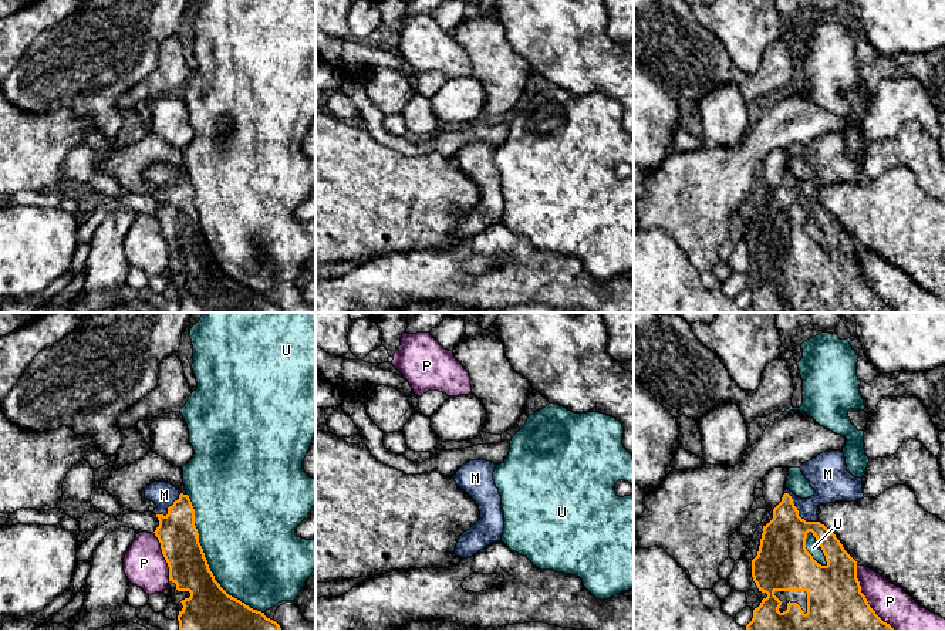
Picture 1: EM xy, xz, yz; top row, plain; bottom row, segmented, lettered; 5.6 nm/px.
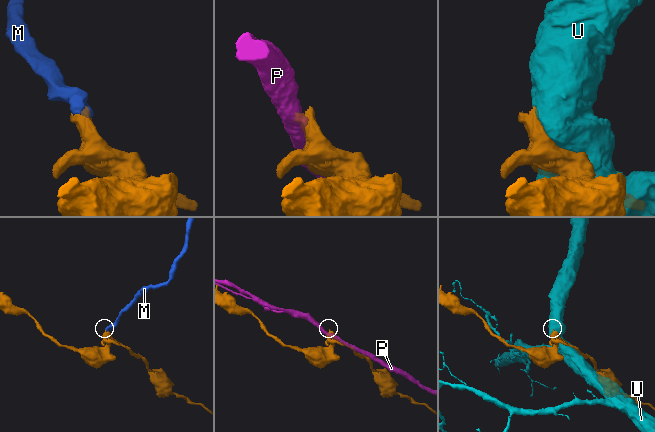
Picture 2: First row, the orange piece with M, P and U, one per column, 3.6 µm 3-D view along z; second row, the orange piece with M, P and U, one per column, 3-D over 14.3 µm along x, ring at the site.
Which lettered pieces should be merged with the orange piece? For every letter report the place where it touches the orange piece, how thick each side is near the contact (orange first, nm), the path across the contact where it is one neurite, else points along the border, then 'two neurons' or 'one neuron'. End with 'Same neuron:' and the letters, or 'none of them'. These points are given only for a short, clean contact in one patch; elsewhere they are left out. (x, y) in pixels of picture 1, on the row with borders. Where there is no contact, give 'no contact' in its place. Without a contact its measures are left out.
M: meets orange in yz at (797, 513); 280 nm thick on the orange side, 200 nm on the other; runs through yz (782, 554), (783, 537), (797, 513), (830, 483); one neuron
P: meets orange in yz at (866, 599); 440 nm thick on the orange side, 200 nm on the other; two neurons
U: meets orange in xy at (206, 562); 240 nm thick on the orange side, 500 nm on the other; two neurons
Same neuron: M

